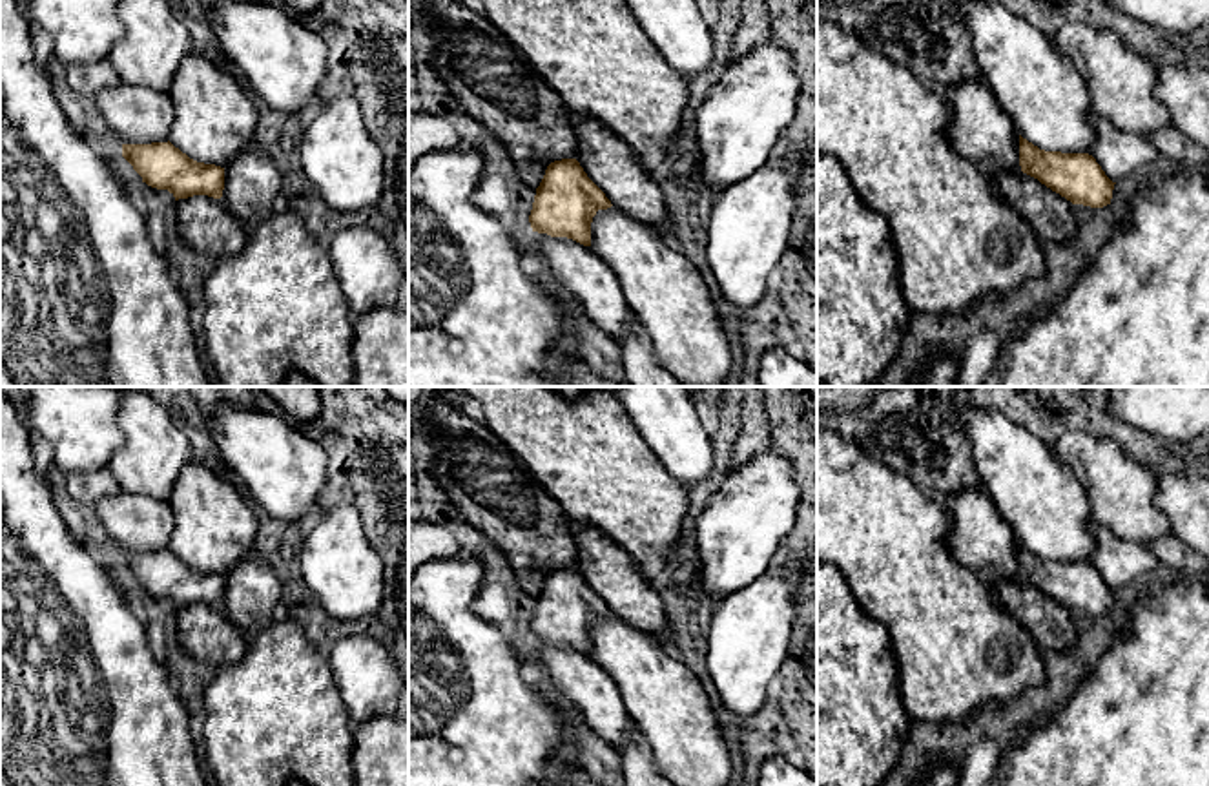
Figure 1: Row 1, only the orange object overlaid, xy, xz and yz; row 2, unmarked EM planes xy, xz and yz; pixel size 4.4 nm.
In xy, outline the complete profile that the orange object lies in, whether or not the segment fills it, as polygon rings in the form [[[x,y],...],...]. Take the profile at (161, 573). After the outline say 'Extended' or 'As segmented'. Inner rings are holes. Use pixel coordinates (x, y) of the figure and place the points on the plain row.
[[[195,456],[179,472],[168,505],[175,527],[168,551],[122,553],[122,565],[151,596],[168,598],[175,609],[193,604],[222,605],[224,574],[241,560],[253,556],[259,520],[239,483],[219,476]]]. Extended

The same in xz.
[[[576,567],[547,574],[529,631],[532,640],[589,655],[616,682],[629,719],[649,742],[658,770],[677,786],[728,786],[733,751],[702,682],[684,662],[666,653],[664,642],[615,616]]]. Extended

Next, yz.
[[[994,409],[959,414],[976,472],[1019,542],[1021,580],[1072,613],[1103,616],[1114,593],[1089,562],[1096,540],[1089,502],[1039,432]]]. Extended

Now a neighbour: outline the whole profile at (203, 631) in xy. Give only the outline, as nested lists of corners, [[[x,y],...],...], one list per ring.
[[[208,604],[175,609],[177,640],[182,651],[213,669],[239,662],[246,653],[244,633]]]

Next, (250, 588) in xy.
[[[259,556],[237,562],[224,574],[221,611],[246,638],[274,622],[274,607],[281,604],[281,580]]]

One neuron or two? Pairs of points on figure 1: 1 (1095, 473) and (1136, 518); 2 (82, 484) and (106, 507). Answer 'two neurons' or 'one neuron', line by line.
1: one neuron
2: two neurons

